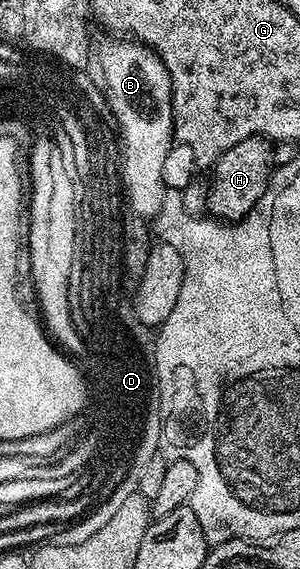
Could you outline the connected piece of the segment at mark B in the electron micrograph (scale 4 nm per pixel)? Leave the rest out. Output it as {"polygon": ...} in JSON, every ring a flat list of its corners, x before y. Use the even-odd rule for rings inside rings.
{"polygon":[[110,38,98,52,98,64,102,67,101,83,104,85,106,104,122,131,120,141,120,184,124,189,124,200,138,216,152,218,162,209,167,186,164,182,164,158,174,139,174,91,170,75,153,48,133,38]]}

